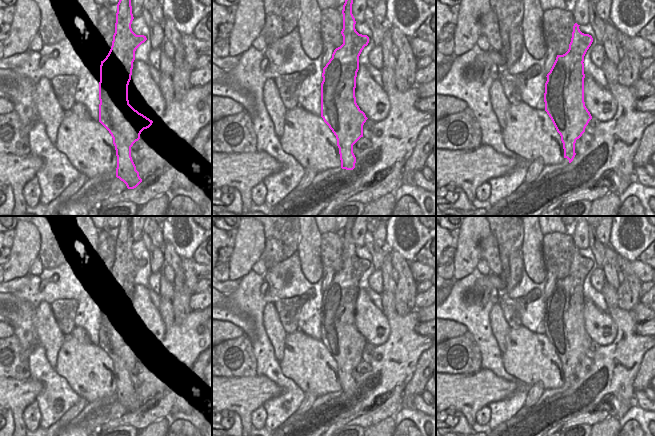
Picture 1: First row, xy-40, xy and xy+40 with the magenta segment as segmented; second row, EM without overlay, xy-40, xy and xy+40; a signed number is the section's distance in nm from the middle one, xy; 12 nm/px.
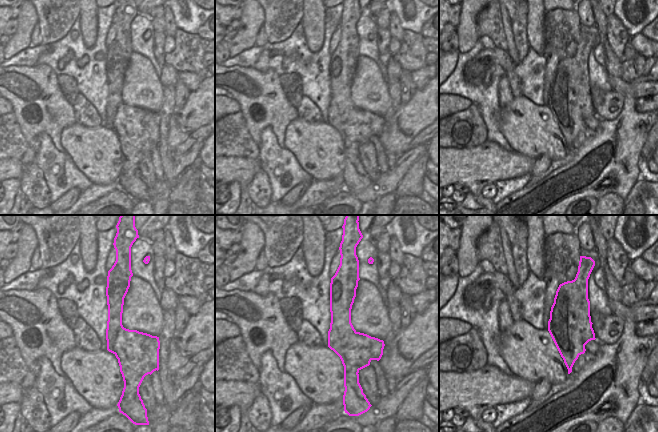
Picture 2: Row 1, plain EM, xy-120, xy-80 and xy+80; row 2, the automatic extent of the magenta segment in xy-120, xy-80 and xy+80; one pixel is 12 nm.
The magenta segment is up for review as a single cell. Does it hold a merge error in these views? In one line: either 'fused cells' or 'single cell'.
fused cells

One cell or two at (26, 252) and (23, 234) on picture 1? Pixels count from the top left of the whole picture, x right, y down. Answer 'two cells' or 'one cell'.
one cell

